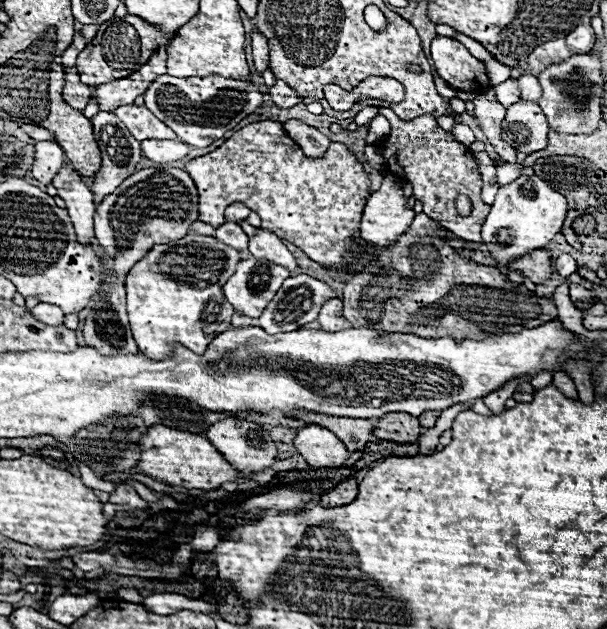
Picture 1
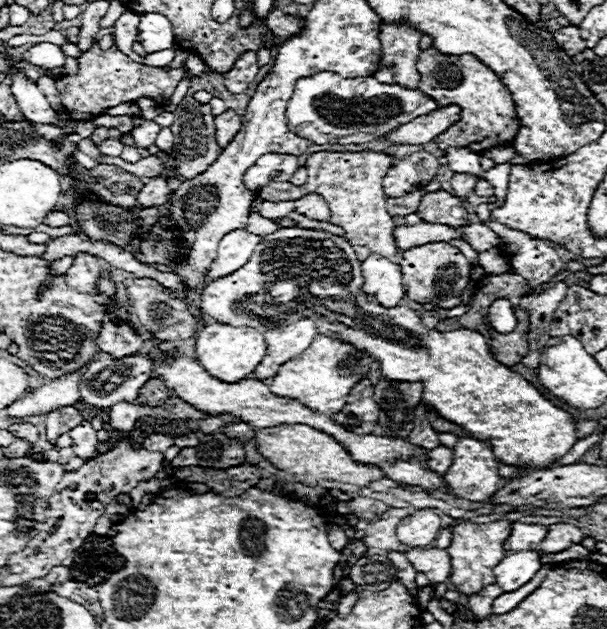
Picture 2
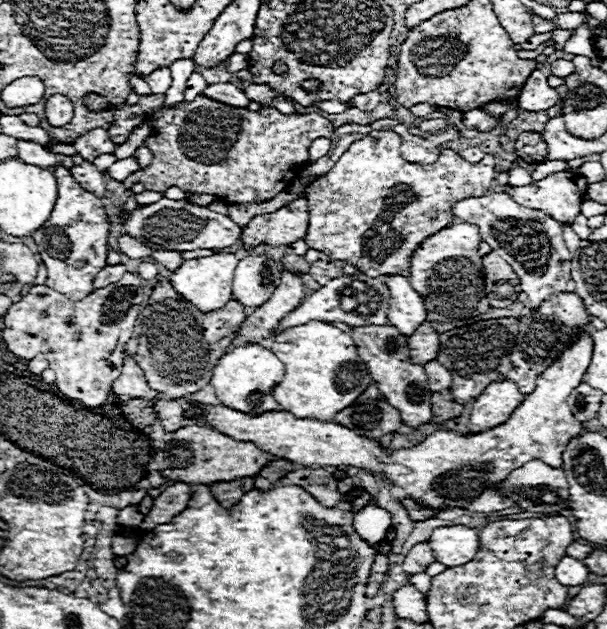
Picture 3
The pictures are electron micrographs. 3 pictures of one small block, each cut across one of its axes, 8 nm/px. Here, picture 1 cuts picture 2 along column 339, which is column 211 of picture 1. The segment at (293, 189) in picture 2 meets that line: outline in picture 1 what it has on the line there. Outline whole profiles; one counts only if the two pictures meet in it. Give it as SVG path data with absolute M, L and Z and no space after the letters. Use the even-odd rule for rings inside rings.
M262 120L244 126L214 152L190 160L186 164L186 172L196 182L200 194L200 210L202 210L200 220L214 228L222 224L222 214L226 206L230 206L232 202L242 202L262 218L260 226L262 230L274 232L278 238L292 242L318 264L348 266L348 258L352 258L348 254L348 246L354 242L354 238L360 244L368 244L360 238L358 230L360 230L360 214L368 200L370 184L360 162L344 144L332 142L324 158L308 160L300 150L300 146L284 132L280 122Z

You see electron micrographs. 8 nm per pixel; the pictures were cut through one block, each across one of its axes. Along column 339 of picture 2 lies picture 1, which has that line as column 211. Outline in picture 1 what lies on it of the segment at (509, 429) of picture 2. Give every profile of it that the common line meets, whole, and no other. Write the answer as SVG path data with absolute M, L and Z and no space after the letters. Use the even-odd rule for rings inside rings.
M188 232L178 242L154 246L140 262L136 262L126 276L126 284L128 284L130 328L132 328L134 340L138 342L140 352L148 354L148 358L164 358L164 354L168 354L168 346L172 346L172 342L180 342L192 352L202 354L208 342L216 334L222 334L224 330L228 330L234 310L222 296L222 286L236 272L240 258L242 258L240 250L230 248L224 242L218 242L214 236Z

